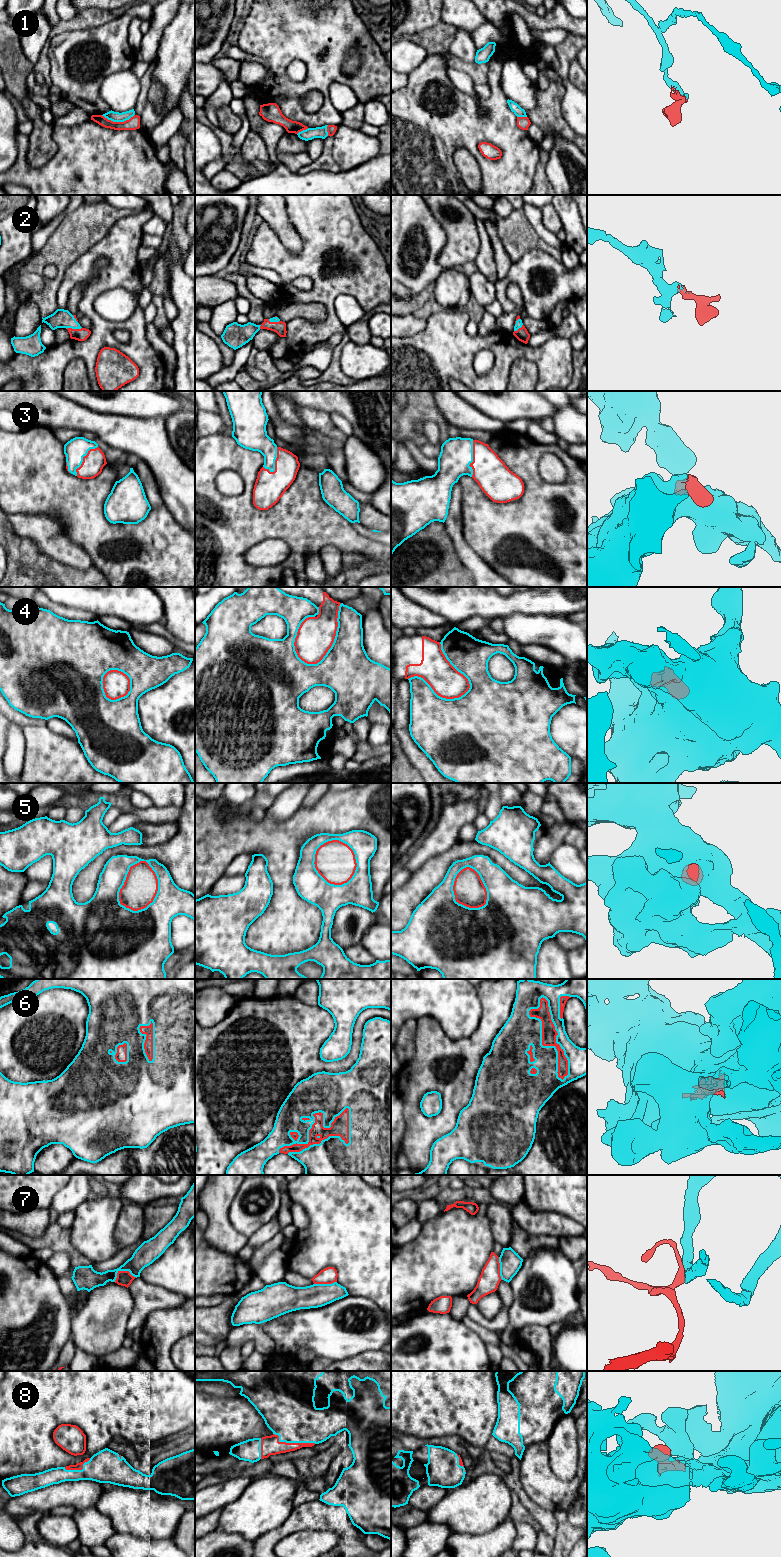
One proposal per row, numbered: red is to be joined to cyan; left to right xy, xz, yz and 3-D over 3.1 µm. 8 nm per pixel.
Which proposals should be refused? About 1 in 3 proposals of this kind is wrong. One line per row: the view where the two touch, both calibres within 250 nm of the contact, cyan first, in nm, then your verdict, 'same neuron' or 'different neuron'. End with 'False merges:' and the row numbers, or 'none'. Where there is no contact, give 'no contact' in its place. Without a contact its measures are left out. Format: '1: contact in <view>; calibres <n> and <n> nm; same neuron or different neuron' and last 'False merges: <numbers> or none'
1: contact in xy; calibres 80 and 100 nm; different neuron
2: contact in xy; calibres 150 and 100 nm; same neuron
3: contact in yz; calibres 260 and 280 nm; same neuron
4: contact in xz; calibres 400 and 300 nm; different neuron
5: contact in xy; calibres 260 and 280 nm; same neuron
6: contact in xz; calibres 340 and 140 nm; same neuron
7: contact in xy; calibres 170 and 120 nm; different neuron
8: contact in xz; calibres 420 and 160 nm; same neuron
False merges: 1, 4, 7

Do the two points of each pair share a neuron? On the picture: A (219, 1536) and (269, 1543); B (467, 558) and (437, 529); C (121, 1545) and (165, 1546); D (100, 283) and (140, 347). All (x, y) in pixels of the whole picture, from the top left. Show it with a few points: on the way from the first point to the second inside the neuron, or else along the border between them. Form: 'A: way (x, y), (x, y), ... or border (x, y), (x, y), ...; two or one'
A: border (253, 1542), (254, 1546); two
B: border (443, 523), (453, 549), (460, 562), (464, 565); two
C: way (132, 1546), (154, 1546); one
D: way (89, 304), (89, 311), (102, 330), (119, 346); one

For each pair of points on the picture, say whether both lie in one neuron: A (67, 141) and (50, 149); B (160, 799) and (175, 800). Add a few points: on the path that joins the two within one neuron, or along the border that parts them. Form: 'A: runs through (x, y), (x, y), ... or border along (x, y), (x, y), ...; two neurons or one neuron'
A: border along (54, 126), (57, 151), (44, 164); two neurons
B: runs through (164, 799), (171, 799); one neuron

